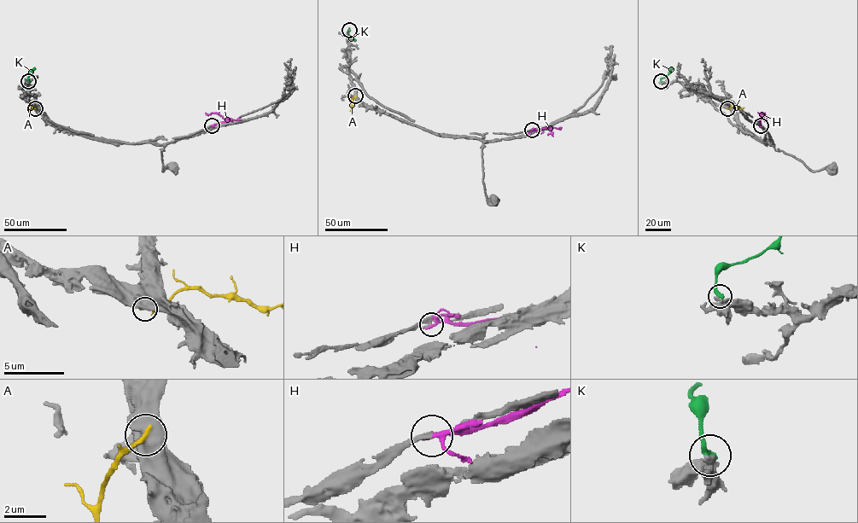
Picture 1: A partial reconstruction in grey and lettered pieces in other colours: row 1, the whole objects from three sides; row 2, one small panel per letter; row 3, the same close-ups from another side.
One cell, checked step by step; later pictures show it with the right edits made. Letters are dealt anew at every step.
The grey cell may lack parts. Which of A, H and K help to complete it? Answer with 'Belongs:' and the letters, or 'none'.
Belongs: none

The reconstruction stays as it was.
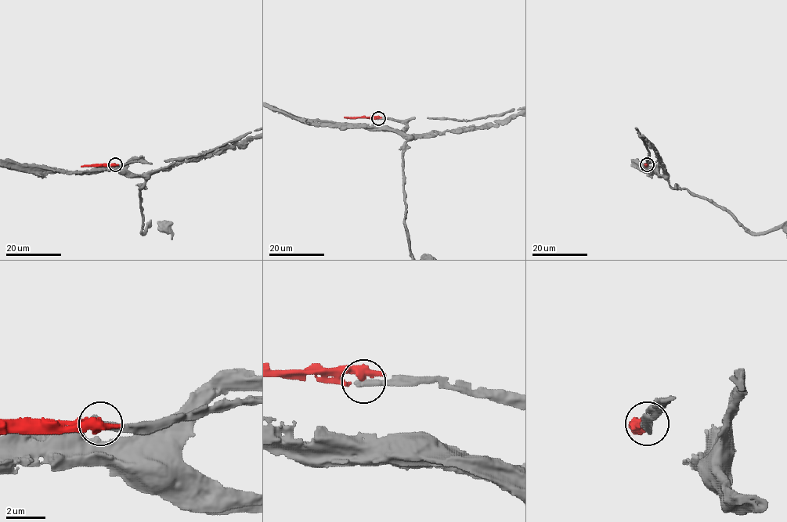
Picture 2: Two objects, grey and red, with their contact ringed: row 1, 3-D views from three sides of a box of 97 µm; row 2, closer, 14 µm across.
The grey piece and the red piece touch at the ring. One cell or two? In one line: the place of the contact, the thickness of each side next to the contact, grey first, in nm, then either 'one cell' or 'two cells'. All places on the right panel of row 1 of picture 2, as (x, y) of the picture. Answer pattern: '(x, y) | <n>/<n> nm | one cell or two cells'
(647, 164) | 400/600 nm | one cell

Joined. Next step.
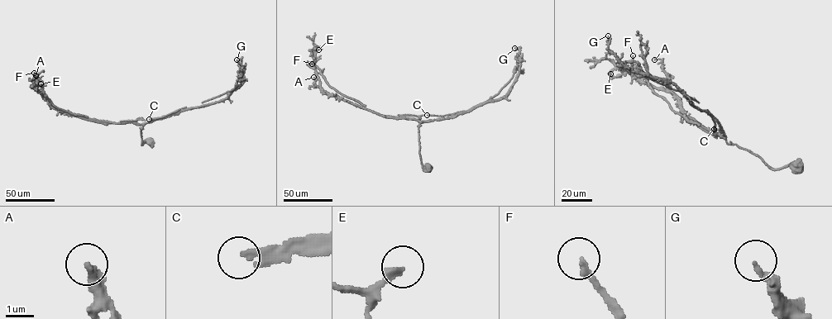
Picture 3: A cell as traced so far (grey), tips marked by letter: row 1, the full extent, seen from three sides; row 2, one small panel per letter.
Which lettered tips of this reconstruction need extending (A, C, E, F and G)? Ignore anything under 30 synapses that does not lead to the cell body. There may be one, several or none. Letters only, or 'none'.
none

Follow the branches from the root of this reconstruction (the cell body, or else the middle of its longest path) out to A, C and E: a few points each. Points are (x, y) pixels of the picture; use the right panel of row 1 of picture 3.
A: (796, 165), (771, 169), (757, 156), (695, 123), (671, 91), (662, 61), (654, 59)
C: (796, 165), (771, 169), (757, 156), (735, 144), (728, 144), (719, 122), (712, 117), (715, 123), (714, 129)
E: (796, 165), (771, 169), (757, 156), (695, 123), (671, 92), (642, 82), (626, 70), (614, 68), (610, 73)

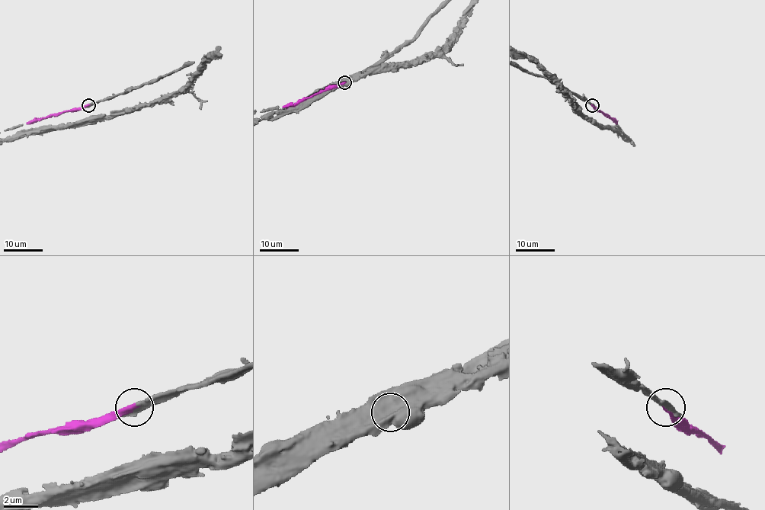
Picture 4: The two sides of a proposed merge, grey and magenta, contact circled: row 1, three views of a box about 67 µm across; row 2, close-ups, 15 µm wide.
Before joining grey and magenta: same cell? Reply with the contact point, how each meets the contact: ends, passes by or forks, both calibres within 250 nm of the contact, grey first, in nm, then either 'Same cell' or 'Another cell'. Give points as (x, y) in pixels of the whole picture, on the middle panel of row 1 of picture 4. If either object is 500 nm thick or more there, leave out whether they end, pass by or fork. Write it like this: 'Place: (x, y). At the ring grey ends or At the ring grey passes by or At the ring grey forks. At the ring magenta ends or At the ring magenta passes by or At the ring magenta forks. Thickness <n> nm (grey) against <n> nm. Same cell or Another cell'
Place: (344, 82). At the ring grey ends. At the ring magenta ends. Thickness 460 nm (grey) against 360 nm. Same cell

